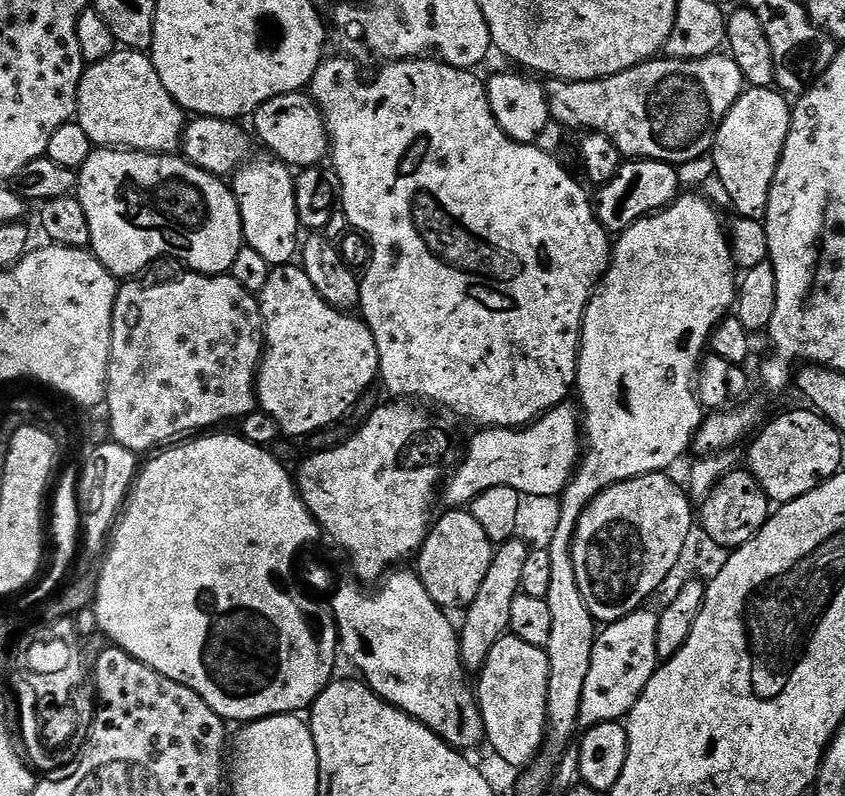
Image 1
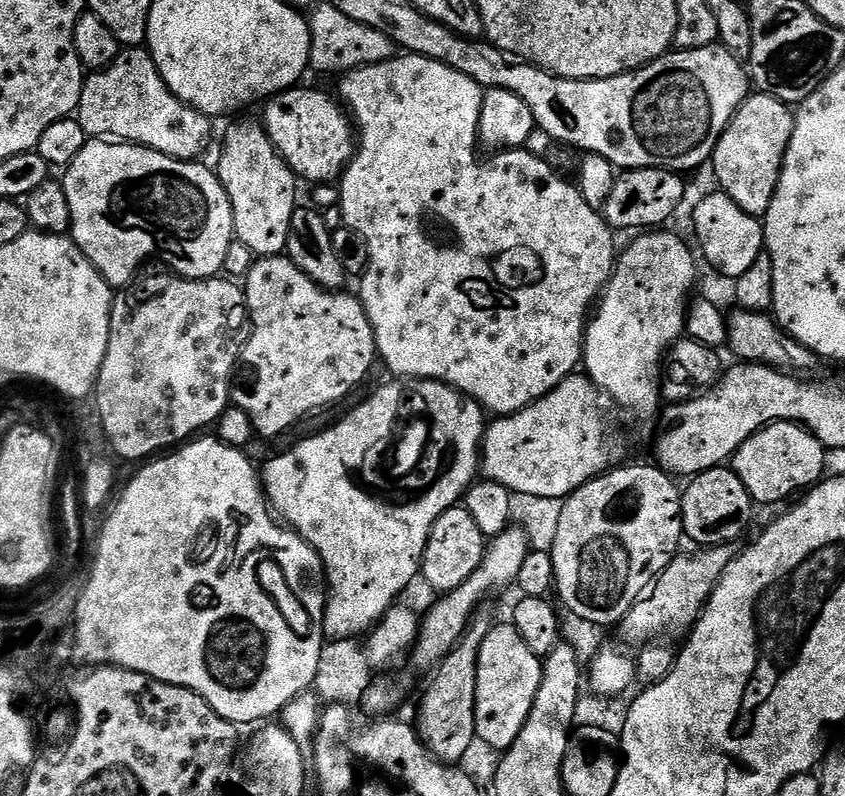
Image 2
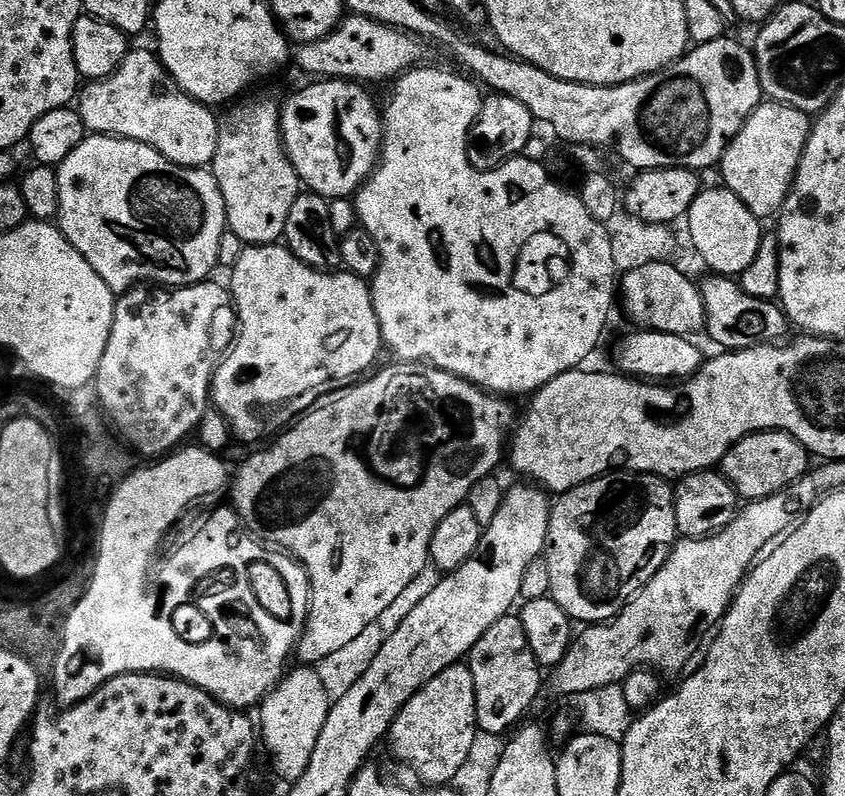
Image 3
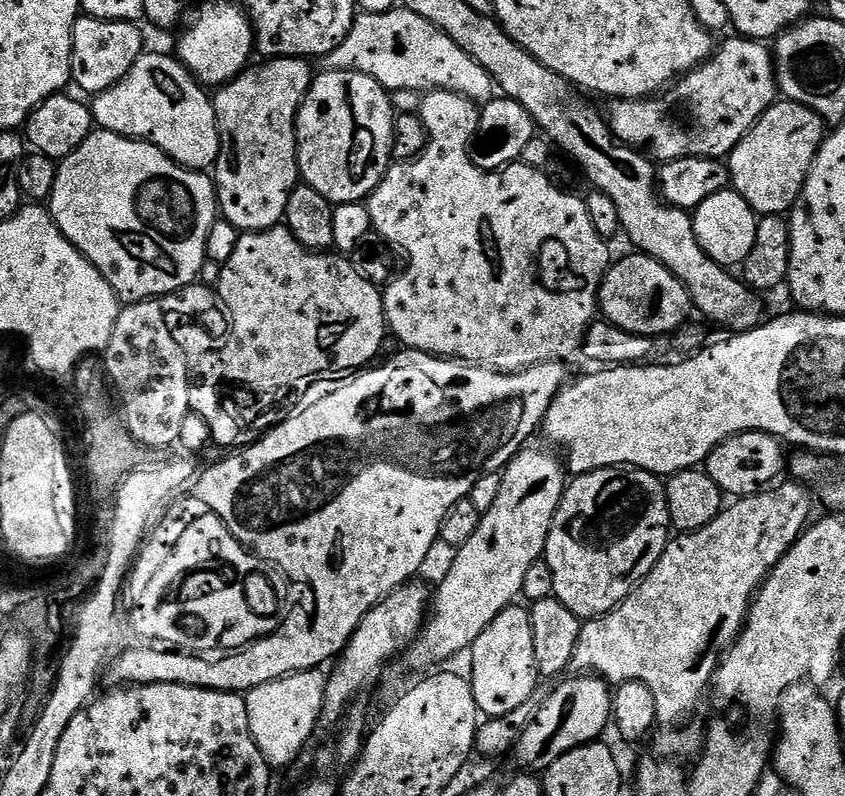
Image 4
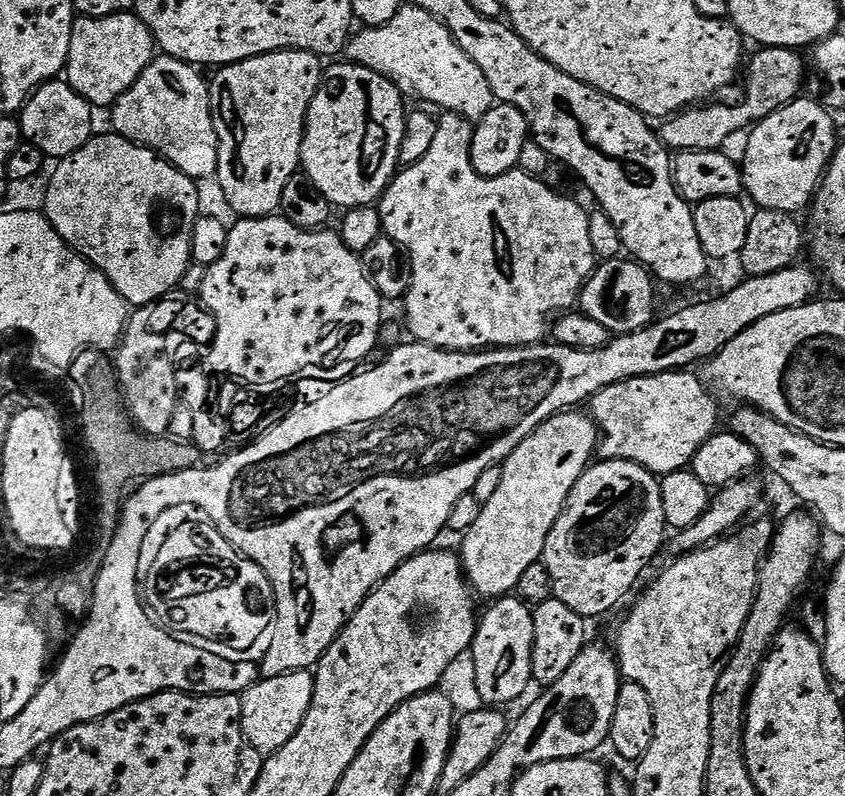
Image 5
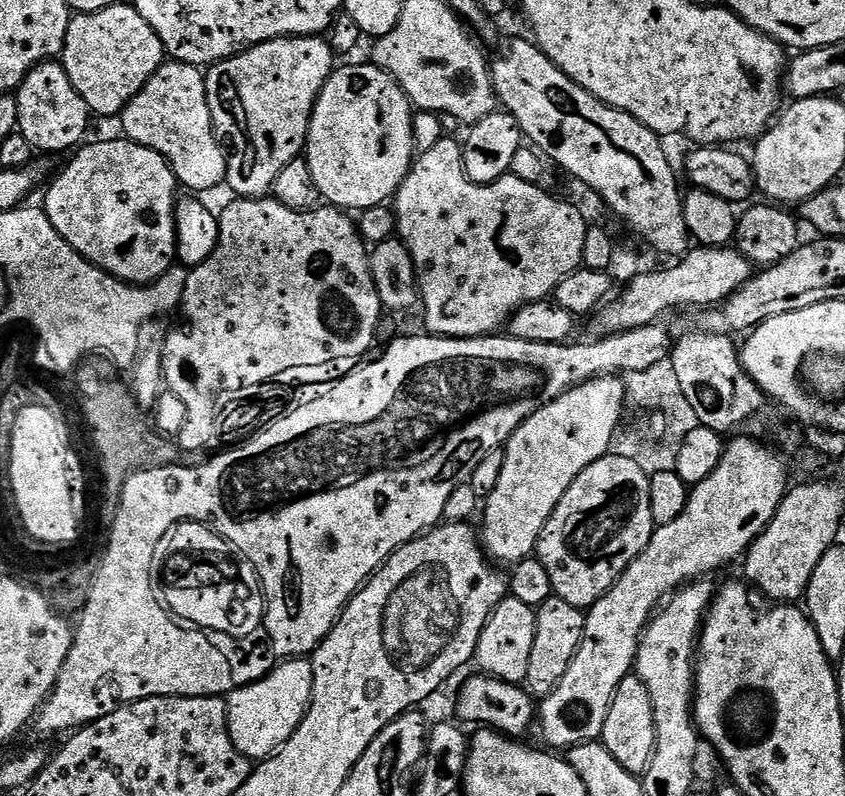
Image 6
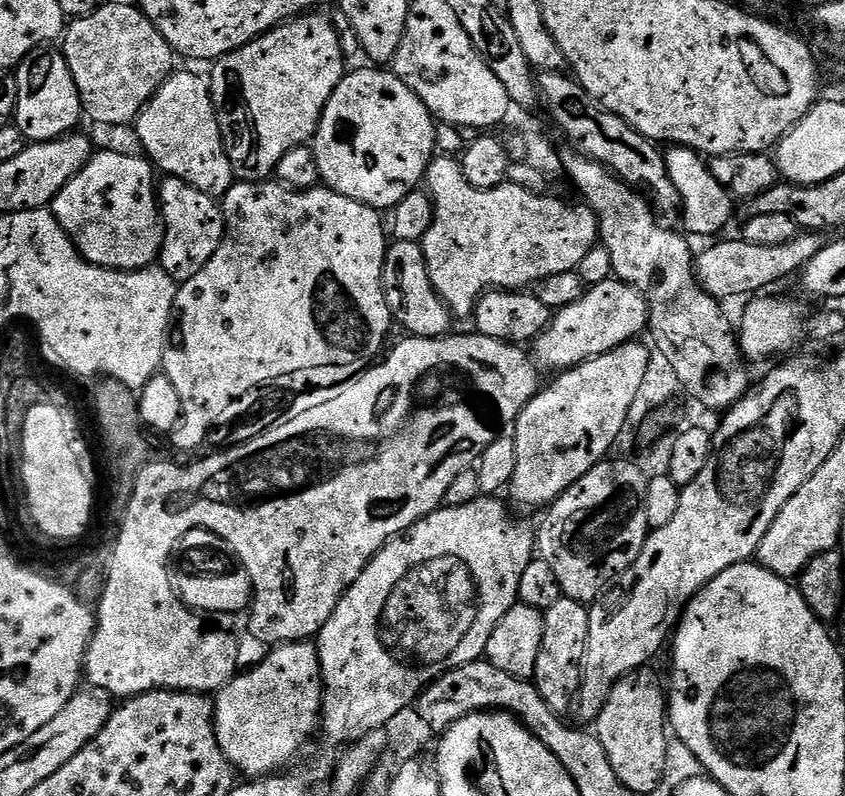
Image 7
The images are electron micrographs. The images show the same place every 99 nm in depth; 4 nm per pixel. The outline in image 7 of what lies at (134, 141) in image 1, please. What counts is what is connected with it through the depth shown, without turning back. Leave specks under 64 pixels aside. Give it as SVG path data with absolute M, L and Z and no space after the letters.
M173 71L164 81L157 92L150 98L150 102L141 110L134 121L136 136L140 139L143 155L151 160L161 173L177 176L185 180L190 186L202 190L207 196L223 198L231 190L234 177L230 158L224 149L224 139L220 133L220 123L216 117L216 108L212 104L212 90L207 79L195 76L192 72Z

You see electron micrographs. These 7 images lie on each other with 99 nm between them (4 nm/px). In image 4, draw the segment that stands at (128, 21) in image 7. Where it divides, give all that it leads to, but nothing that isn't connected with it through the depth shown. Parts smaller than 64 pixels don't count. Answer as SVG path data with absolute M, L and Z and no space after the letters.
M81 15L72 31L72 84L84 92L95 94L110 90L110 86L126 78L130 66L134 66L134 62L138 62L138 58L146 51L144 36L138 29L136 24L127 24L121 20L95 20L93 16Z

